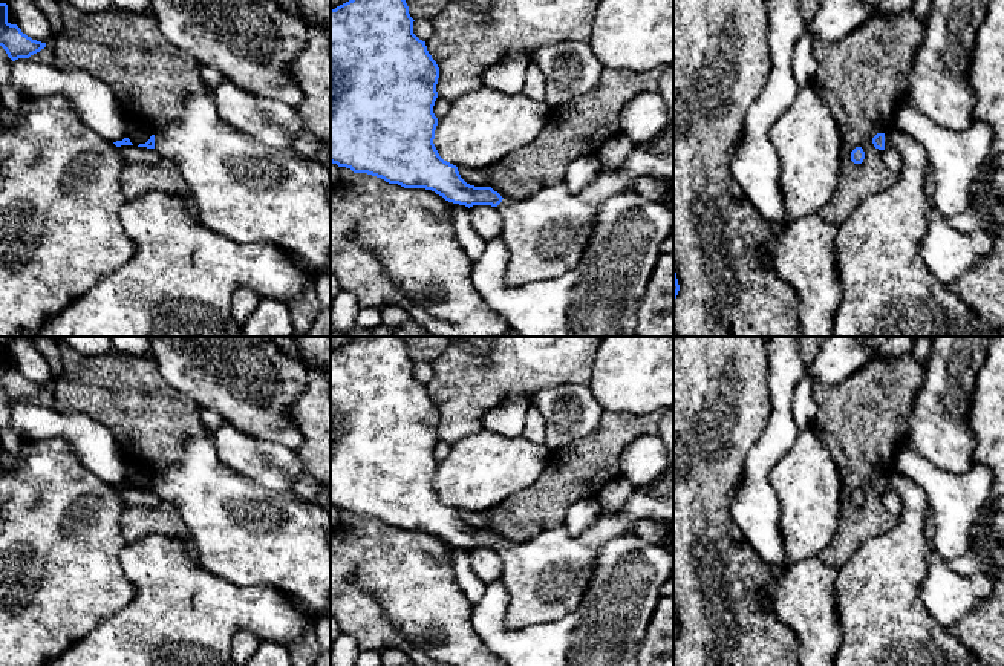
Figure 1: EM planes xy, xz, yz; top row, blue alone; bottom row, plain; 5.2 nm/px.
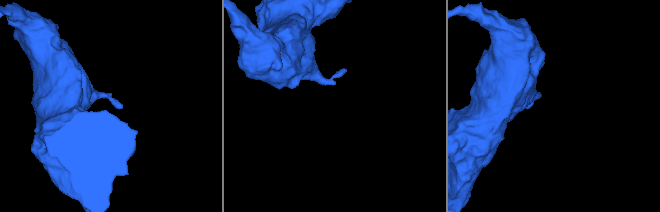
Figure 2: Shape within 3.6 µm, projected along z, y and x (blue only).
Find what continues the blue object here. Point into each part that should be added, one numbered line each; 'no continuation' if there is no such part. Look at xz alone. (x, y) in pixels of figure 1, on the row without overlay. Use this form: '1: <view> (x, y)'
1: xz (545, 577)

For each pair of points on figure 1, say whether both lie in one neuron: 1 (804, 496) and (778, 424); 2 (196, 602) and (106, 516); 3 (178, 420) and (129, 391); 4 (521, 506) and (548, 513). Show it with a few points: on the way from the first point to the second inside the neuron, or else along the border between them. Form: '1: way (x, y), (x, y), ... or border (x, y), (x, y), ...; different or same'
1: border (801, 430), (792, 447), (773, 467), (770, 484); different
2: border (126, 544), (120, 553), (120, 565), (129, 579); different
3: way (166, 418), (156, 418), (141, 403); same
4: way (527, 510), (542, 510); same

